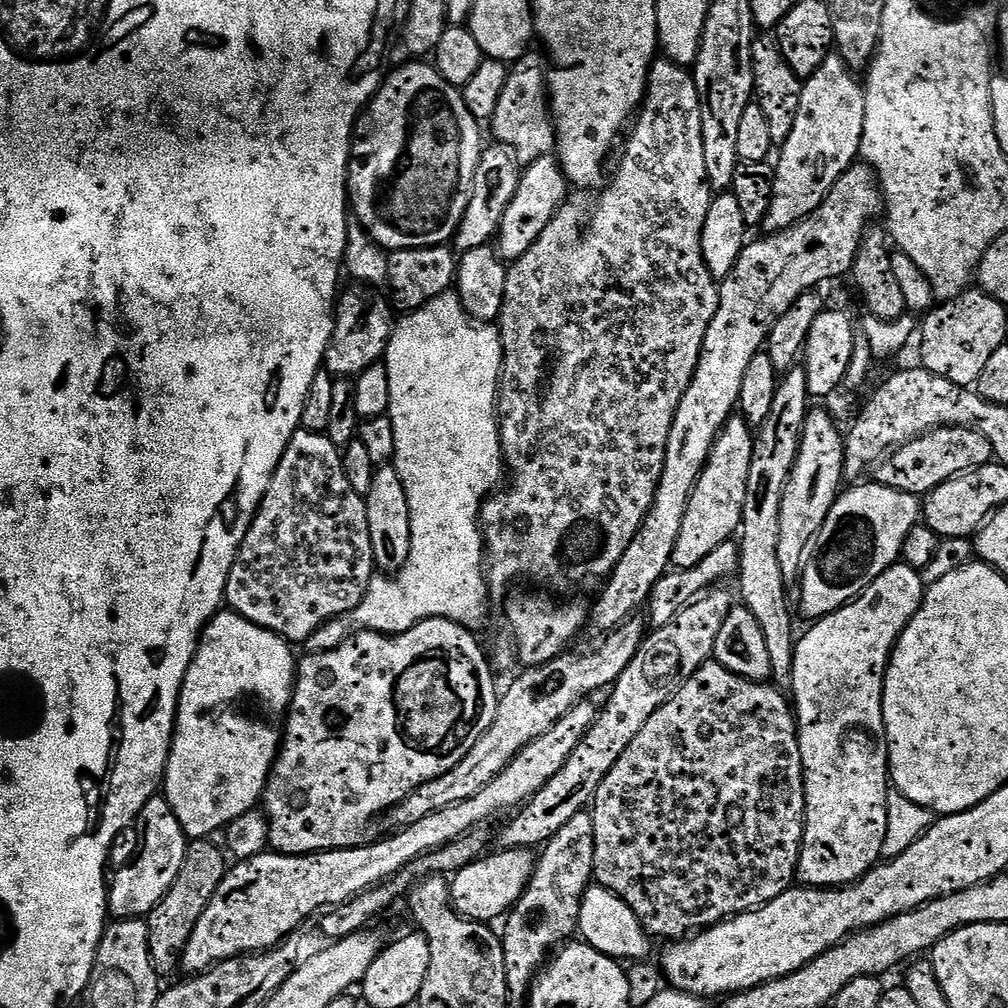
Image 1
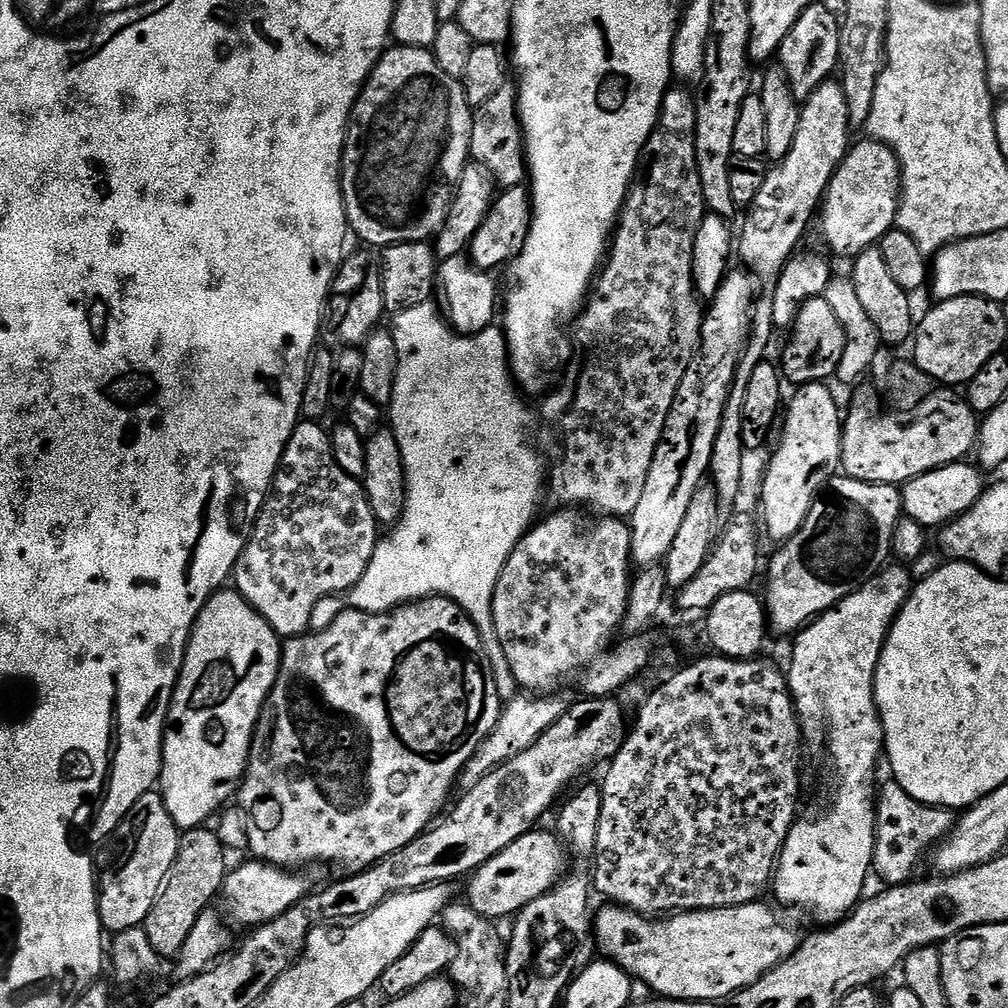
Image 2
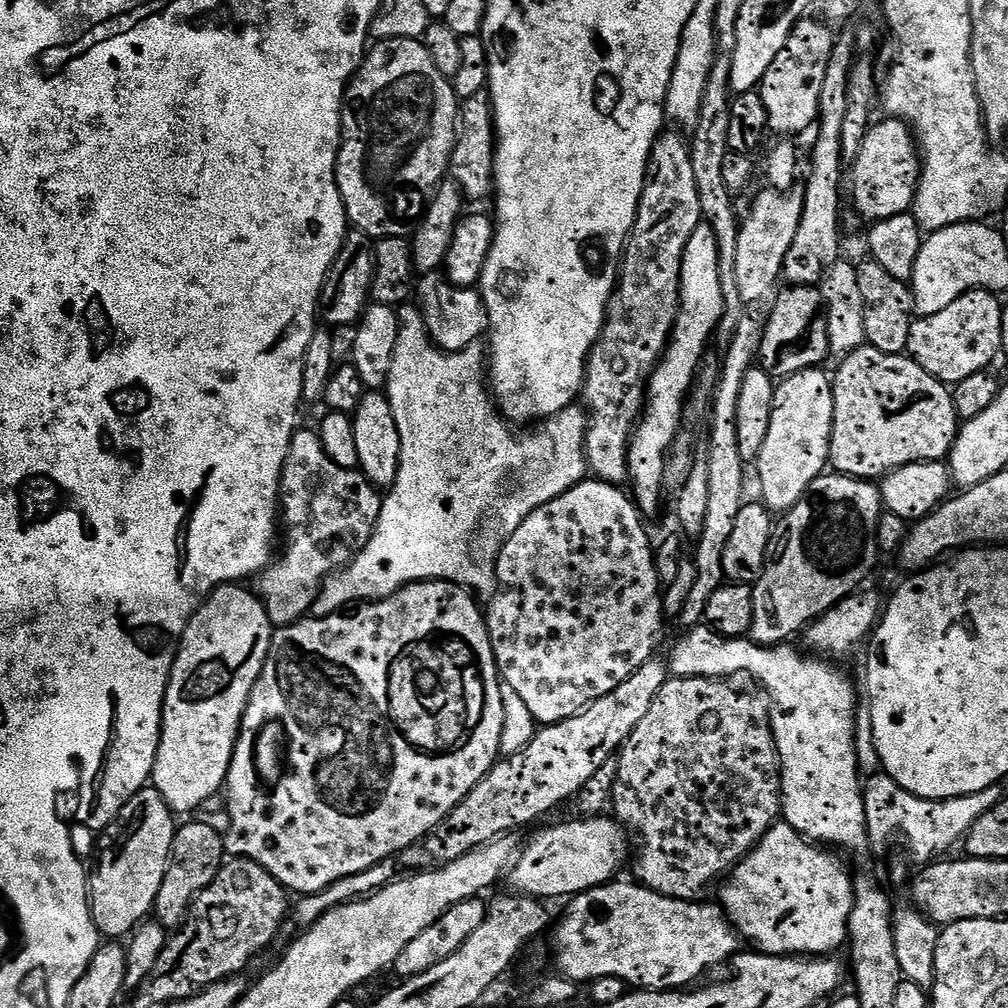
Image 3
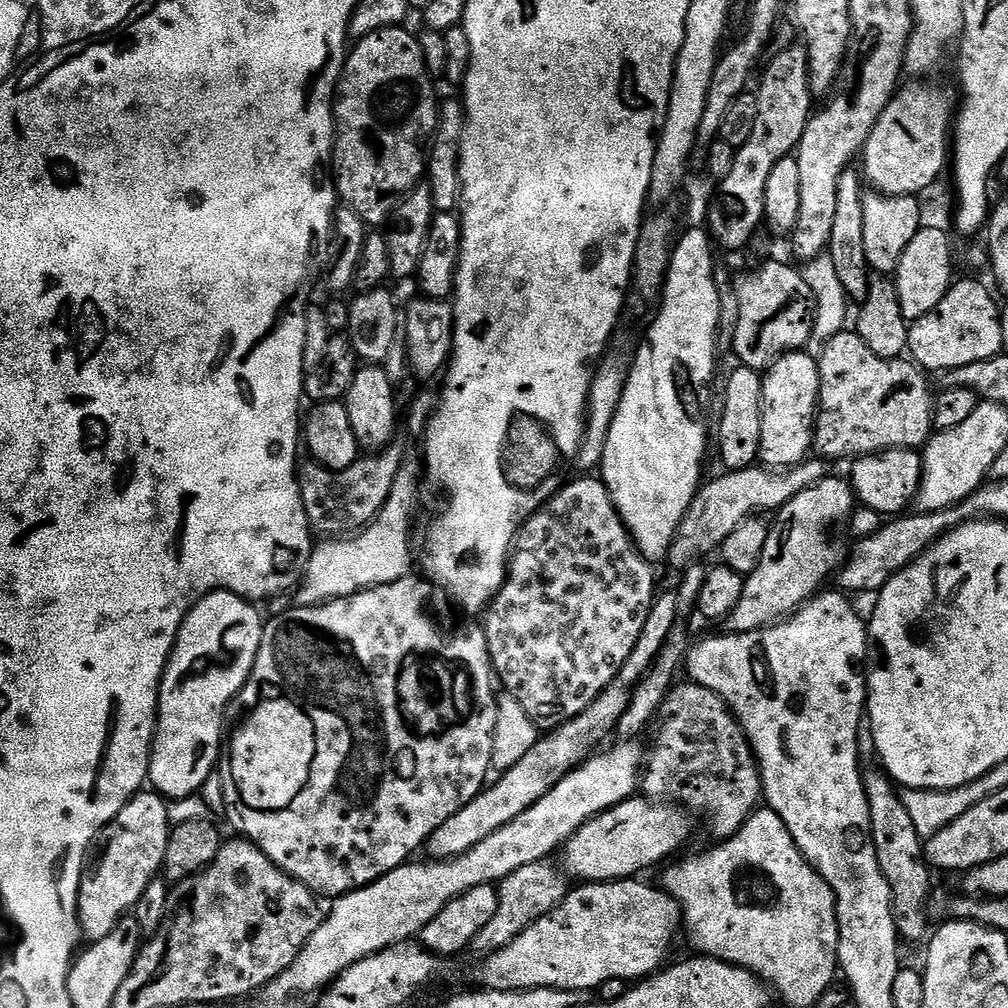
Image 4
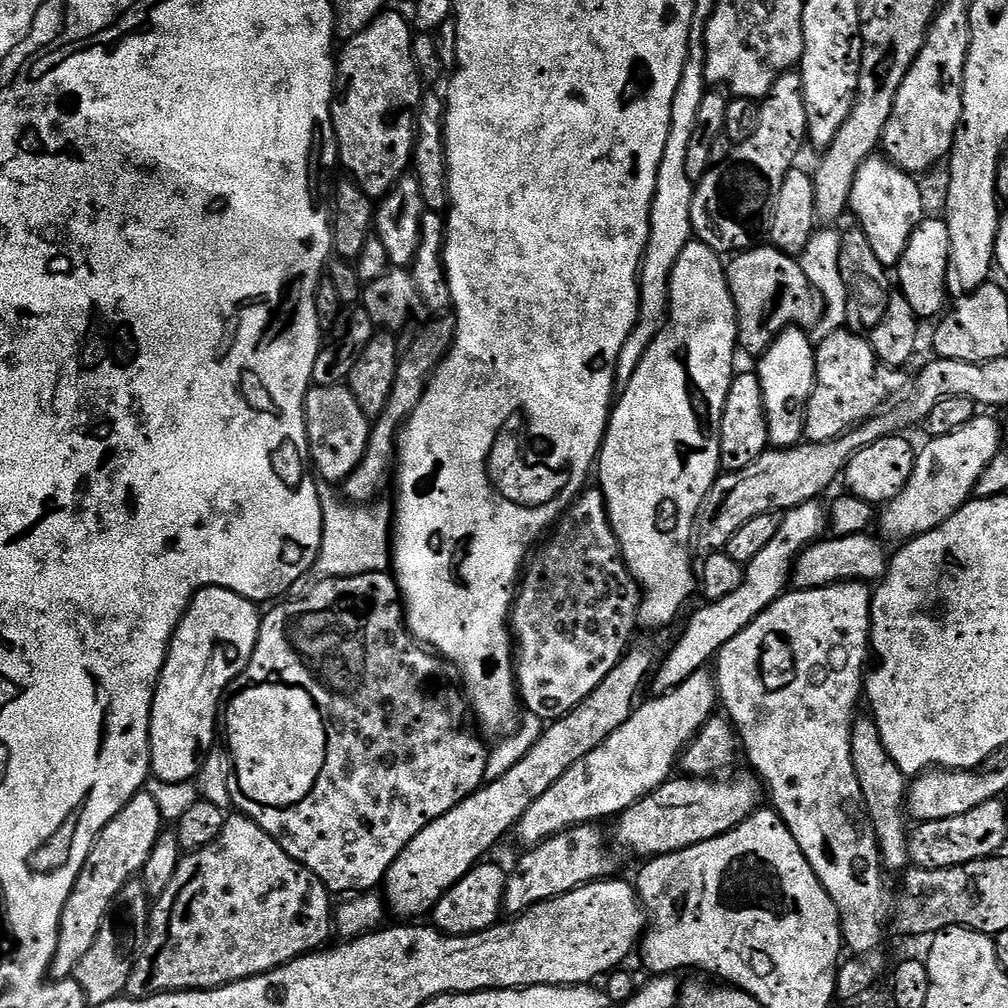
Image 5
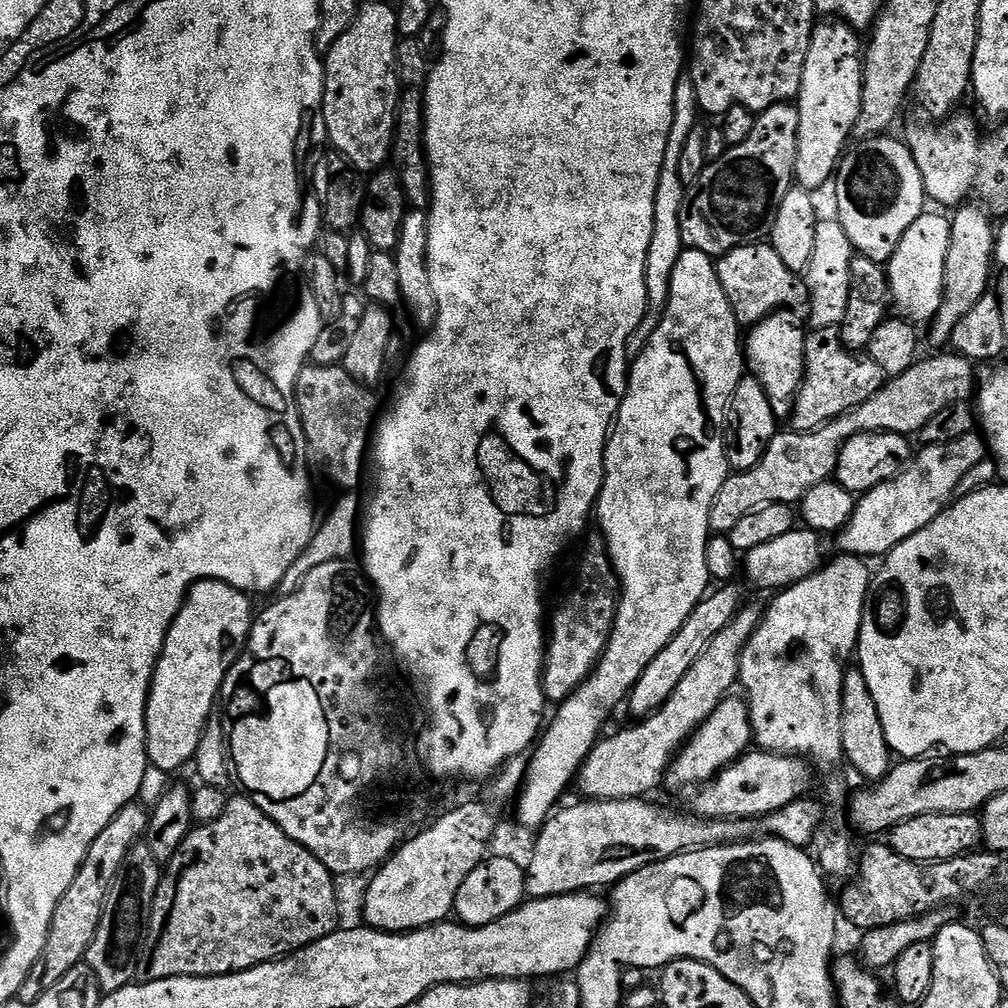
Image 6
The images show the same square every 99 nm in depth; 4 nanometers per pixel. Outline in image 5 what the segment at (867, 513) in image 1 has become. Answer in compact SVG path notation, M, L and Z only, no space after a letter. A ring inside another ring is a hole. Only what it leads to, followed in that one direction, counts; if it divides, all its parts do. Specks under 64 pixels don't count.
M811 500L796 508L789 508L783 513L778 534L774 534L774 539L767 544L766 550L762 550L762 554L758 554L758 558L754 558L754 562L746 566L742 586L738 586L738 590L734 590L734 594L728 594L726 598L701 603L701 608L689 618L684 633L677 638L676 645L669 650L668 657L661 664L659 661L651 677L650 685L652 684L656 696L665 696L682 682L686 682L690 674L707 669L713 663L716 653L722 650L722 646L726 646L726 642L730 642L730 638L742 634L742 630L746 630L746 626L750 626L750 622L754 622L758 614L762 614L776 599L784 595L800 553L809 544L821 539L829 527L829 517L822 505L823 503Z

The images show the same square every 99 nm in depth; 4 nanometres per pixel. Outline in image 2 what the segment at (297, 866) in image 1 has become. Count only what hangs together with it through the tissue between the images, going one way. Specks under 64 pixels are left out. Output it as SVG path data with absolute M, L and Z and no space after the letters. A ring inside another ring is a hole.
M251 862L241 868L233 867L224 877L222 901L228 911L227 919L241 924L247 930L255 930L261 924L269 924L274 918L286 914L303 896L309 895L308 880L296 870L276 868L272 864Z

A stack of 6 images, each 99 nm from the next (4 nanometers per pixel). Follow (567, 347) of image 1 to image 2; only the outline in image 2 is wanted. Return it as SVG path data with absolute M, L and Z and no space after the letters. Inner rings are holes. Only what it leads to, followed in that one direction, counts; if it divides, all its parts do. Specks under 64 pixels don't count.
M669 90L664 93L664 100L660 103L660 116L657 118L656 128L650 134L640 163L632 177L632 187L628 189L628 197L624 199L624 208L620 211L620 219L616 231L610 241L607 257L602 265L602 271L594 281L594 287L584 305L583 312L575 321L576 333L572 336L572 344L576 347L576 357L572 360L572 377L564 384L564 389L553 400L548 400L541 406L540 412L546 419L552 420L556 416L556 424L560 427L560 436L564 439L564 457L560 465L550 472L550 500L556 506L563 506L568 510L587 510L600 516L614 516L617 518L631 517L634 506L642 502L642 490L646 487L646 474L650 474L650 462L654 462L654 450L658 442L664 438L666 418L670 414L670 406L678 394L678 382L682 382L682 374L686 374L686 366L690 366L692 357L696 355L700 346L700 331L704 325L705 305L702 297L696 291L694 274L692 273L692 259L694 258L694 238L698 234L698 226L706 215L702 194L702 182L698 178L696 165L696 151L694 138L696 137L696 102L691 95L684 92Z

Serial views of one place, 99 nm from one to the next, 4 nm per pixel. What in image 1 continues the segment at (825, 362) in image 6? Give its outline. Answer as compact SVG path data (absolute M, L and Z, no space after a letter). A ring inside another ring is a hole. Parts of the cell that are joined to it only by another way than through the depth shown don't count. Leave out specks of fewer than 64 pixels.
M935 428L925 436L919 436L917 440L912 440L901 448L895 449L895 456L896 468L892 464L885 463L875 469L875 483L921 498L938 486L942 486L942 482L953 480L955 476L961 476L963 472L973 472L984 464L993 463L994 460L990 442L986 442L986 438L978 434L978 430L969 428Z

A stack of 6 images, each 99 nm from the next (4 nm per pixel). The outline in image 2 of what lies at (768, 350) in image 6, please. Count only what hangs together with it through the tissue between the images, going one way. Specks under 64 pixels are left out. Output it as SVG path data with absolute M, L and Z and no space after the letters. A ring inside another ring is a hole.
M827 383L802 384L786 404L786 415L782 420L784 433L780 445L768 464L764 485L760 488L760 504L764 507L764 528L768 536L776 542L786 542L802 530L814 502L832 483L841 471L842 434L844 422L842 408L836 405L836 396L828 389Z

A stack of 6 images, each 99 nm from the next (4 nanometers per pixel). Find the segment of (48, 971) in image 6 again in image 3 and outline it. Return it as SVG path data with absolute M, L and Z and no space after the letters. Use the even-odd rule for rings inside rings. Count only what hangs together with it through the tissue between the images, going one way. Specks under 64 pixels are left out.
M146 786L108 825L108 841L100 852L96 869L91 869L88 882L88 905L92 921L101 937L128 938L143 920L149 919L155 909L162 878L166 878L168 859L172 853L174 834L178 827L174 813L158 794L158 790Z

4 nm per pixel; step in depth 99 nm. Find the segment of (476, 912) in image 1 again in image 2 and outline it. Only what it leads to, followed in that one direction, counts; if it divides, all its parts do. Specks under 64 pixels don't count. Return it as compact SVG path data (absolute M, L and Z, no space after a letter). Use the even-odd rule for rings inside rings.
M540 831L527 832L518 842L510 842L502 854L490 858L490 862L472 873L467 881L466 900L480 916L493 922L500 922L503 916L515 917L528 903L550 892L569 871L570 852L564 841L555 831Z

